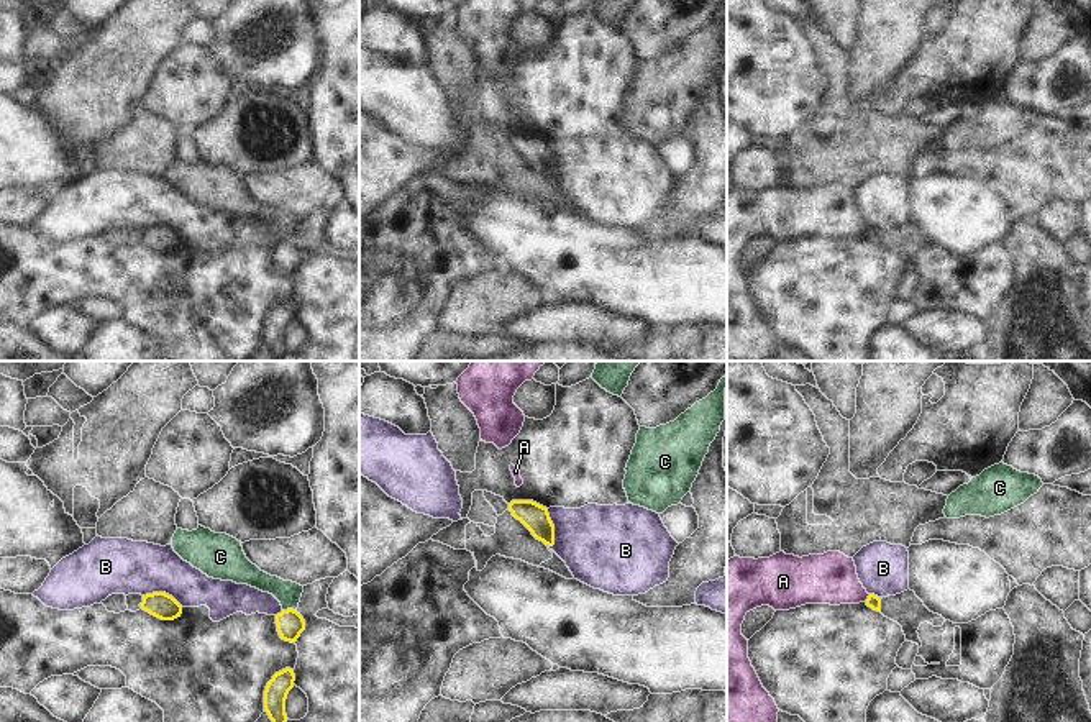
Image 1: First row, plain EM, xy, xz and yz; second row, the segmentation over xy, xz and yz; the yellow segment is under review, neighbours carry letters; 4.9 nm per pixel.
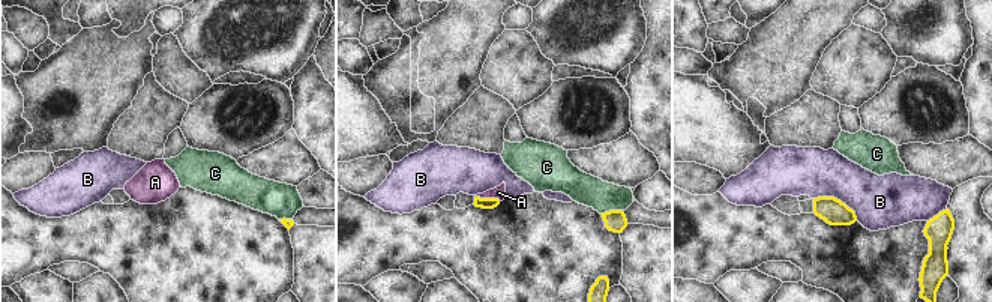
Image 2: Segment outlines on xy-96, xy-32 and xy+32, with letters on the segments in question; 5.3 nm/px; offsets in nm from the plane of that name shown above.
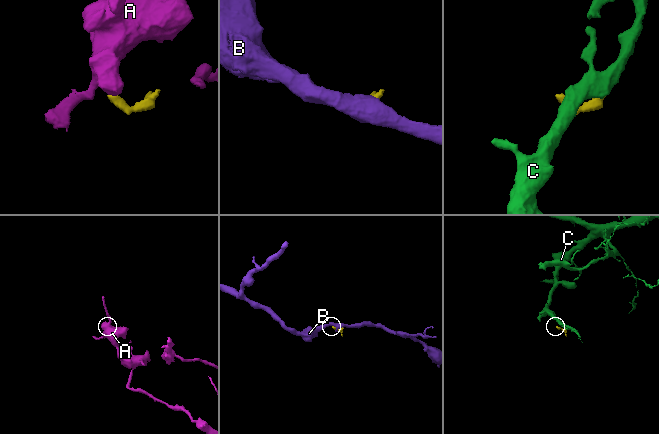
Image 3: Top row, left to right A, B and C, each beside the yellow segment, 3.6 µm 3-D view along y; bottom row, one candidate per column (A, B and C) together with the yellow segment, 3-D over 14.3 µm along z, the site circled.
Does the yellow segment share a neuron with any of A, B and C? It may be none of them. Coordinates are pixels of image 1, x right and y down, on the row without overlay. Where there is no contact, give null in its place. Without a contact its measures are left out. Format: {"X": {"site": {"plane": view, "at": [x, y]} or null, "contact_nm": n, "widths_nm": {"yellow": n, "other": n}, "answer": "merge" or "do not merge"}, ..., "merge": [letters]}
{"A": {"site": {"plane": "yz", "at": [868, 230]}, "contact_nm": 40, "widths_nm": {"yellow": 70, "other": 260}, "answer": "do not merge"}, "B": {"site": {"plane": "xz", "at": [553, 161]}, "contact_nm": 190, "widths_nm": {"yellow": 140, "other": 400}, "answer": "do not merge"}, "C": {"site": {"plane": "xy", "at": [287, 242]}, "contact_nm": 60, "widths_nm": {"yellow": 140, "other": 120}, "answer": "do not merge"}, "merge": []}

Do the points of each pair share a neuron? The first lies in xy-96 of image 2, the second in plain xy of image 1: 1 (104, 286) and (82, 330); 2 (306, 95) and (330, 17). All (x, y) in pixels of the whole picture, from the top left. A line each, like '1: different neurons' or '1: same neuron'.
1: different neurons
2: same neuron

